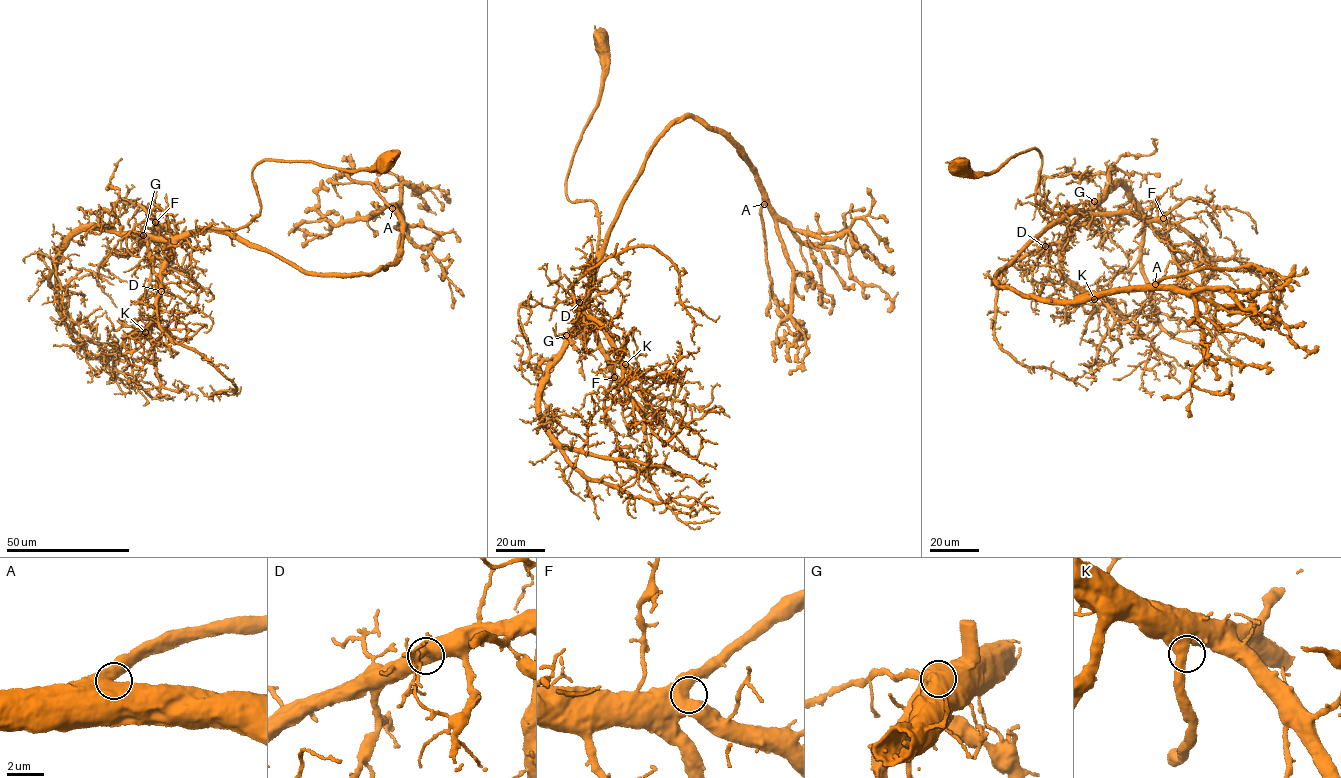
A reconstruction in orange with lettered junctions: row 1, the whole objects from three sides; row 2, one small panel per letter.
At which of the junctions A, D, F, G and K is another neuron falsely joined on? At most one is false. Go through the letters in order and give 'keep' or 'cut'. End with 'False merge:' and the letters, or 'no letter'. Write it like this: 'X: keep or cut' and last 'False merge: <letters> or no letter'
A: keep
D: keep
F: keep
G: cut
K: keep
False merge: G

